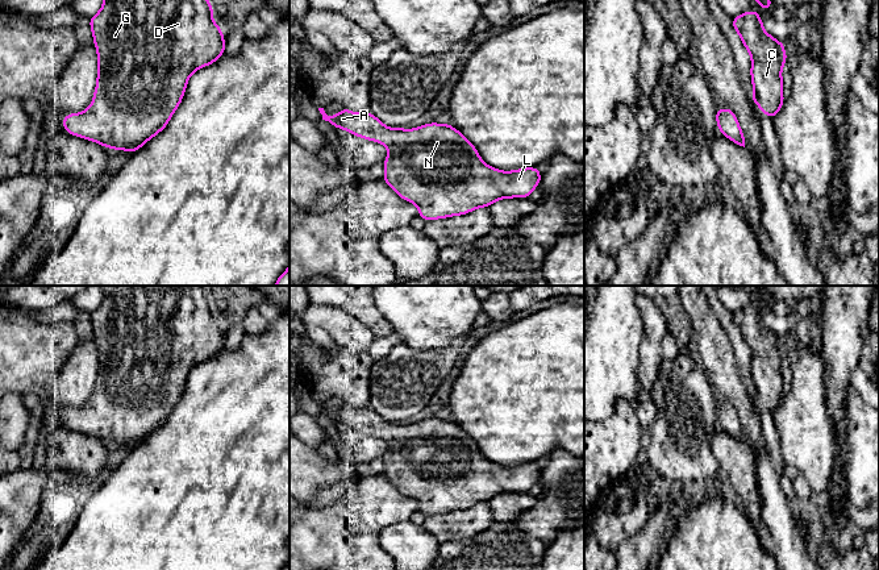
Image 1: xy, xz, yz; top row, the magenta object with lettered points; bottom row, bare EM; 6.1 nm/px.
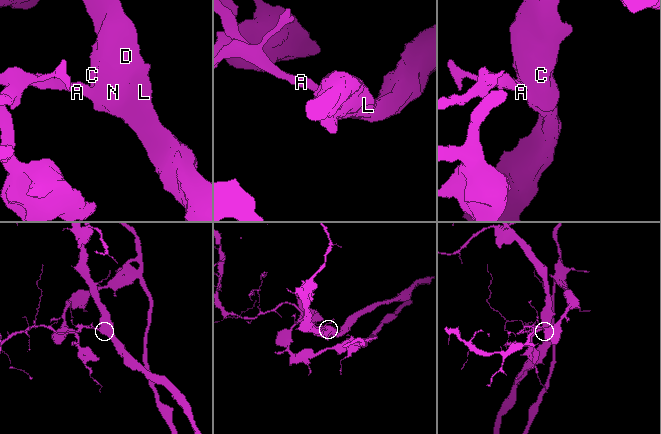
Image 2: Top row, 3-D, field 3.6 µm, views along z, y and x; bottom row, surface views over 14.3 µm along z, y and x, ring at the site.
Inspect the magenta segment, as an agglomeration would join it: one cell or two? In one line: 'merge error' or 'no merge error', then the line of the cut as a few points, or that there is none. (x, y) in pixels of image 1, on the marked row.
no merge error; no cut

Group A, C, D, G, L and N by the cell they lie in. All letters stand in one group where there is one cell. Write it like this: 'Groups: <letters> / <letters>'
Groups: A C D G L N

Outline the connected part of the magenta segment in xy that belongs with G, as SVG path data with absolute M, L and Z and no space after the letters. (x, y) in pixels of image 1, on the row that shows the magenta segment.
M104 0L101 9L89 18L93 43L97 51L97 80L93 100L89 107L79 113L63 116L63 129L72 134L104 147L126 150L130 154L142 147L150 138L155 137L170 122L186 92L189 76L199 68L212 65L225 53L225 39L220 26L213 21L213 7L209 0Z

